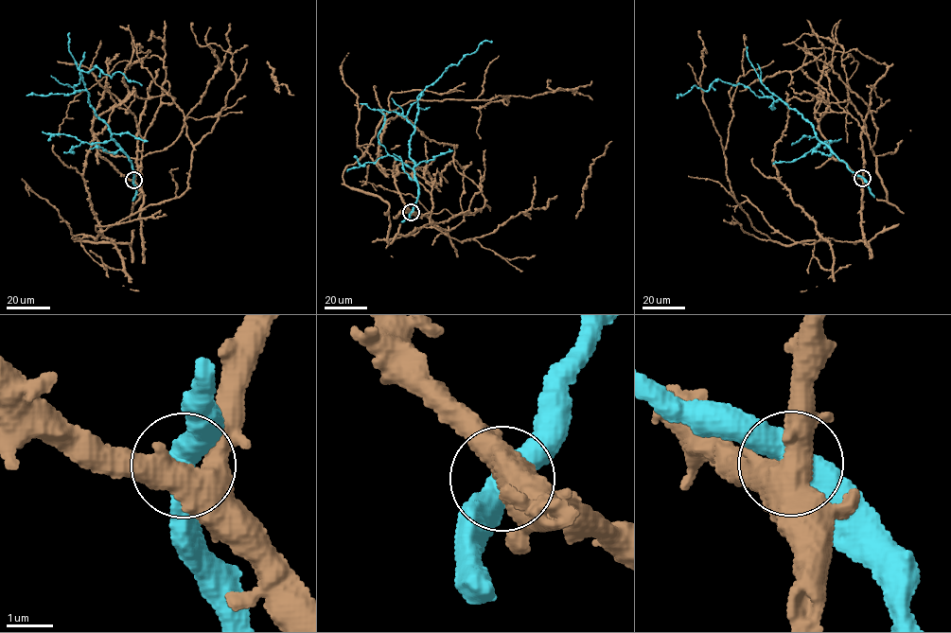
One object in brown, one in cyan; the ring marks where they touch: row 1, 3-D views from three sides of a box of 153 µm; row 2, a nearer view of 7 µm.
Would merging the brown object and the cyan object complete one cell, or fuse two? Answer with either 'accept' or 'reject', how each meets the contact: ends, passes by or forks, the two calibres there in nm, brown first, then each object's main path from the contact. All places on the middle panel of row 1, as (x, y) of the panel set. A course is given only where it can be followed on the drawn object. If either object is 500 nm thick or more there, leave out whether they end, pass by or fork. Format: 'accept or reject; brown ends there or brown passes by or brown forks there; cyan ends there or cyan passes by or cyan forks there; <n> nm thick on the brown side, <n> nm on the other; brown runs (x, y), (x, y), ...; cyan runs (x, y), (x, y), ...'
accept; 480 nm thick on the brown side, 500 nm on the other; brown runs (411, 212), (481, 190), (400, 115), (384, 175), (357, 147), (381, 118), (576, 92), (550, 81); cyan runs (411, 212), (419, 188), (409, 155), (414, 129), (407, 111), (447, 67), (492, 42)

